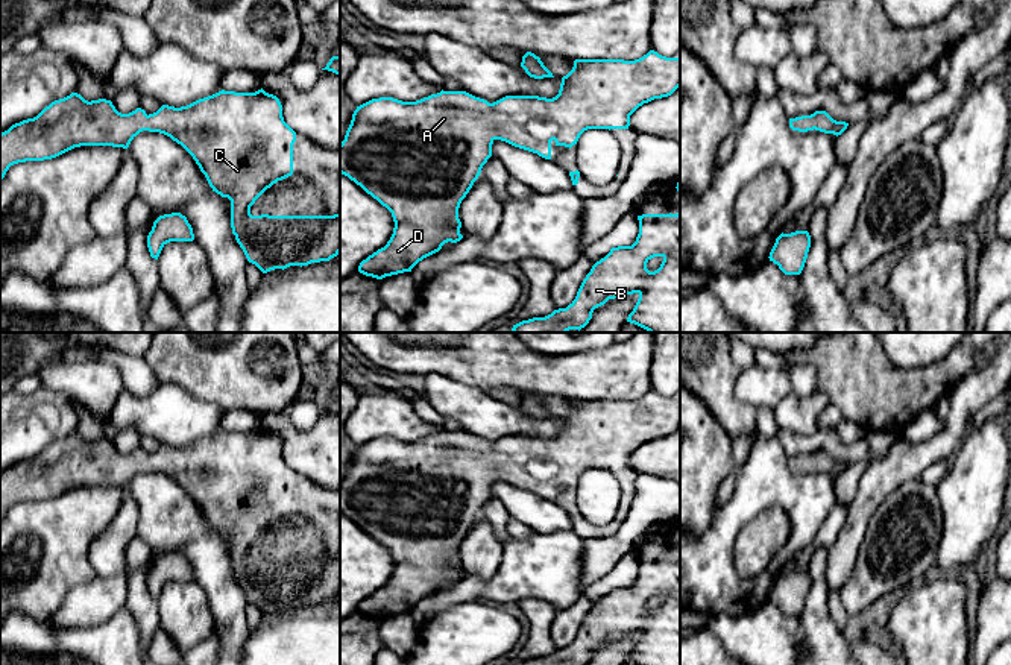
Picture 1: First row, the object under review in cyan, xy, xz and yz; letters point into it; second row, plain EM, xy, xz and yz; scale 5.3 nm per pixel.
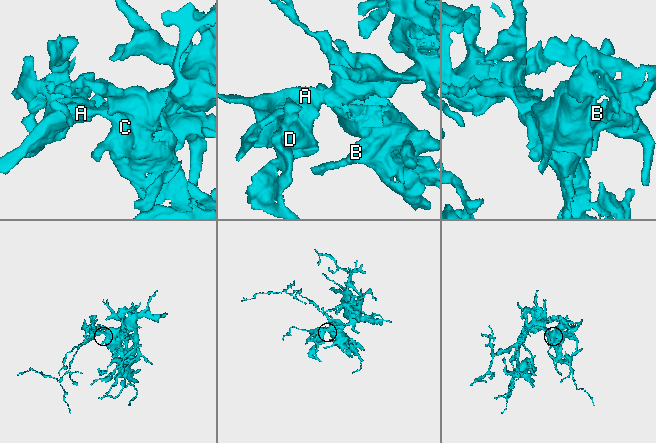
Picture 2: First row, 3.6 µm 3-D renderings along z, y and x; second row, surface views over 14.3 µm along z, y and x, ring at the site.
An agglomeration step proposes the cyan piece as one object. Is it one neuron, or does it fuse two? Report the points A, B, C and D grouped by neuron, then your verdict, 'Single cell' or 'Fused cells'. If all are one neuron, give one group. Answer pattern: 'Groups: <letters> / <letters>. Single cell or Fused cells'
Groups: A B C D. Single cell

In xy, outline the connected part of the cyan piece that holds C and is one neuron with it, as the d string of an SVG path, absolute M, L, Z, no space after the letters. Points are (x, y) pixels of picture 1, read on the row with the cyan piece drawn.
M263 88L255 93L219 91L199 99L187 106L175 108L162 105L156 112L146 114L137 108L129 114L115 109L111 100L85 100L80 94L52 102L36 117L12 124L0 134L0 181L11 165L26 161L44 161L56 158L80 146L112 146L128 149L131 141L143 131L159 132L181 144L196 161L213 191L231 200L231 228L237 243L249 263L263 273L290 266L308 266L329 261L340 254L340 214L334 216L252 216L250 206L273 184L293 175L293 144L296 132L284 121L282 105L273 94Z

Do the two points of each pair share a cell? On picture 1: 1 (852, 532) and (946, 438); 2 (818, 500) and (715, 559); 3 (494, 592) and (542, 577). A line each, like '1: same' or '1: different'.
1: same
2: same
3: same

